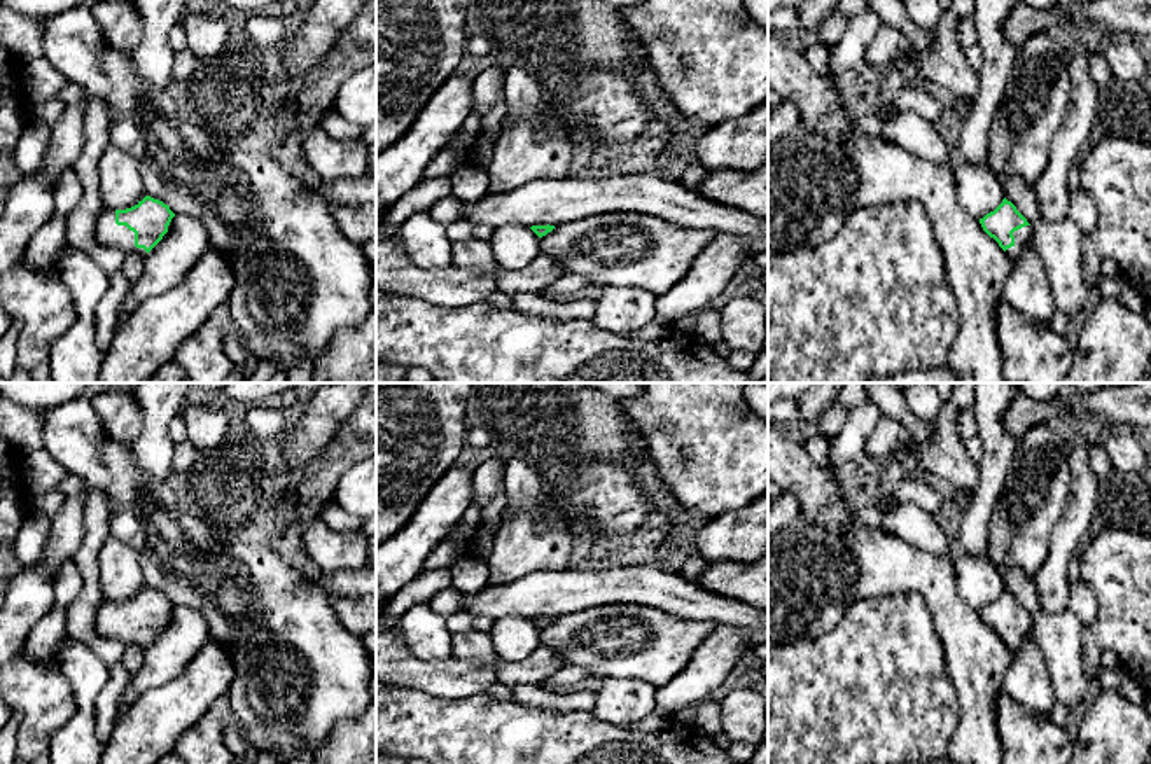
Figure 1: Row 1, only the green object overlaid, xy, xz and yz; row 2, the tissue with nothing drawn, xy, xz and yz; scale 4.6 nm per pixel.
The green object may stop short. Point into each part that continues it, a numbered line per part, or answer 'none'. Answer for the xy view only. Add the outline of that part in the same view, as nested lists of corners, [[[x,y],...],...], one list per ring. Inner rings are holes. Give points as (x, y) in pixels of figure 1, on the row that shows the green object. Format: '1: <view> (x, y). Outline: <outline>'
1: xy (109, 233). Outline: [[[103,208],[100,212],[98,222],[96,222],[96,234],[105,247],[117,248],[124,255],[126,254],[135,254],[140,257],[147,255],[143,248],[135,247],[135,233],[129,231],[126,226],[115,224],[114,210]]]

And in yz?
1: yz (1022, 235). Outline: [[[1025,226],[1025,227],[1015,231],[1013,233],[1015,245],[1006,250],[1008,257],[1011,257],[1011,259],[1018,257],[1022,254],[1022,250],[1025,248],[1030,234],[1032,234],[1032,227],[1030,226]]]

